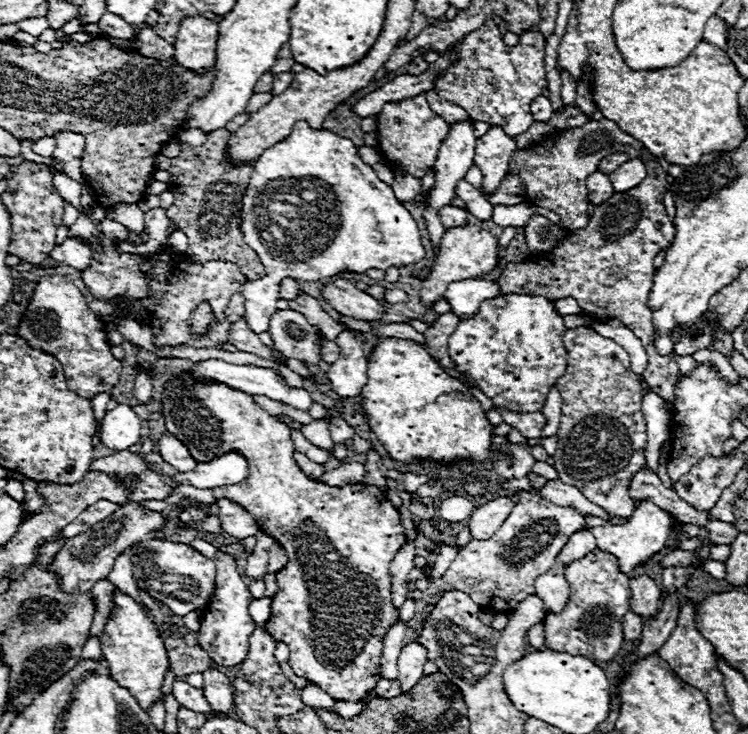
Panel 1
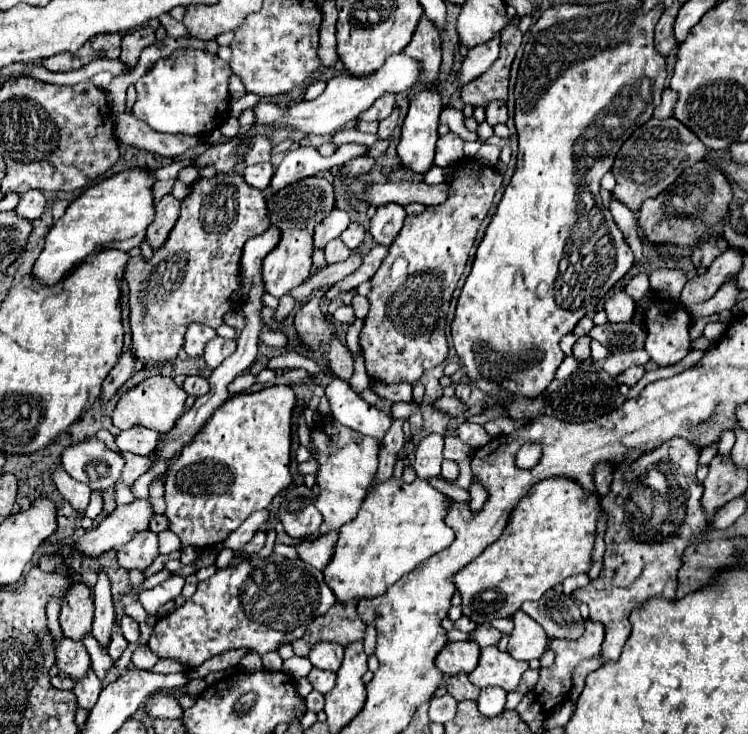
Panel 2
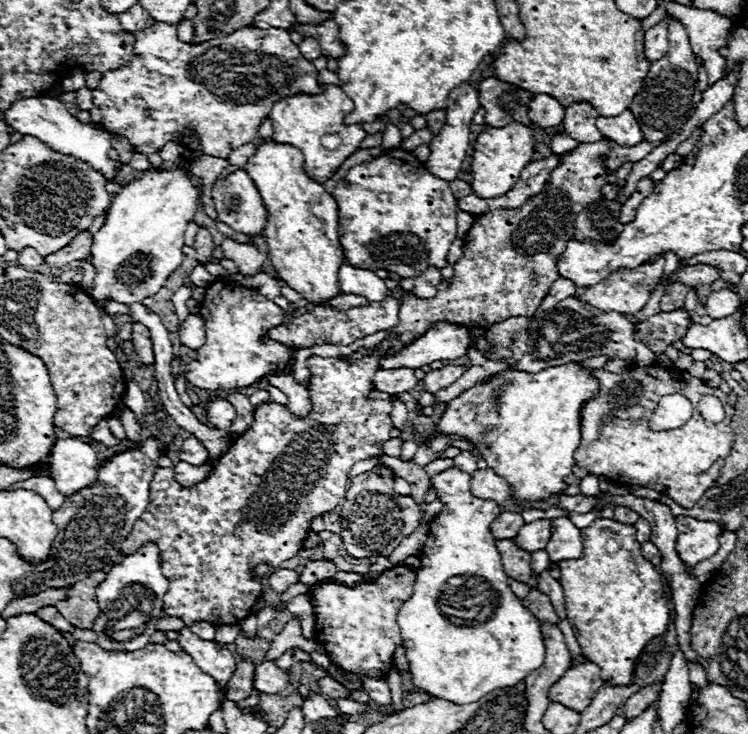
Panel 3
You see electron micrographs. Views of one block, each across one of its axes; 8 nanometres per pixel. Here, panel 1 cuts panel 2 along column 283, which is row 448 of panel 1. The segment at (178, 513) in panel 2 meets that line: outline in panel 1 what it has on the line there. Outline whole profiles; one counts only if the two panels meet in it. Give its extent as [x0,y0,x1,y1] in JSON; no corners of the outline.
[362,338,494,466]

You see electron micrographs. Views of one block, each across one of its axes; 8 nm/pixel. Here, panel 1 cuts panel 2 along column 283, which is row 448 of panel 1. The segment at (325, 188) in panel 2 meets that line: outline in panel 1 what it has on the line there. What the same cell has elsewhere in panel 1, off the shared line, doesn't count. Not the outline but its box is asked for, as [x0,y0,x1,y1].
[162,374,408,702]

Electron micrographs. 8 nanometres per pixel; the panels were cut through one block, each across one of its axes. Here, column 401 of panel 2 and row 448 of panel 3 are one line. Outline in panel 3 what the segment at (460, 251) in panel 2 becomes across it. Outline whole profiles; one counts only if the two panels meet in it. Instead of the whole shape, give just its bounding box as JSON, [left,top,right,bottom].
[122,356,394,626]

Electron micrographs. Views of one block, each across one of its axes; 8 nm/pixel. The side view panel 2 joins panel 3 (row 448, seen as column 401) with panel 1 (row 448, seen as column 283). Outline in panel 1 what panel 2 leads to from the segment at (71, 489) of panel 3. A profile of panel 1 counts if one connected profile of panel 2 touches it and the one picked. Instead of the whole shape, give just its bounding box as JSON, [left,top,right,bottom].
[100,404,142,452]

